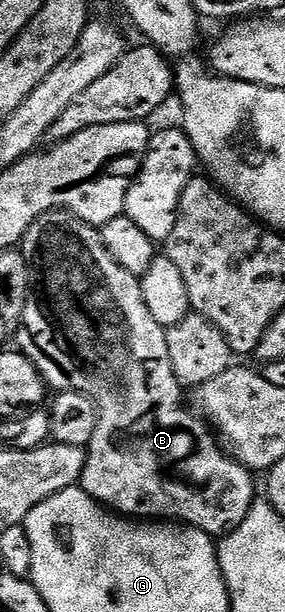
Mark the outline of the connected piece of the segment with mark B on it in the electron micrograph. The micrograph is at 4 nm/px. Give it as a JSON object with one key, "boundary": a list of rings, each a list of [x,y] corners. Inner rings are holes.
{"boundary":[[[47,212],[39,216],[24,235],[22,251],[28,257],[28,265],[32,268],[32,293],[26,302],[22,325],[23,331],[28,331],[28,336],[21,338],[18,344],[19,351],[23,352],[26,358],[30,358],[30,362],[34,362],[49,389],[56,392],[81,392],[89,396],[96,407],[96,429],[94,438],[86,449],[88,461],[82,477],[84,492],[94,497],[105,508],[125,518],[151,518],[156,522],[189,524],[191,528],[202,530],[213,538],[226,536],[229,532],[238,530],[238,526],[242,526],[242,518],[250,514],[250,506],[258,498],[256,484],[252,481],[253,473],[225,451],[217,433],[195,411],[192,413],[184,409],[185,389],[174,374],[174,366],[170,366],[170,354],[166,346],[168,333],[165,328],[158,326],[158,322],[154,322],[150,310],[146,310],[138,277],[122,270],[122,266],[118,266],[118,262],[110,258],[99,231],[93,225],[82,222],[73,212]]]}

